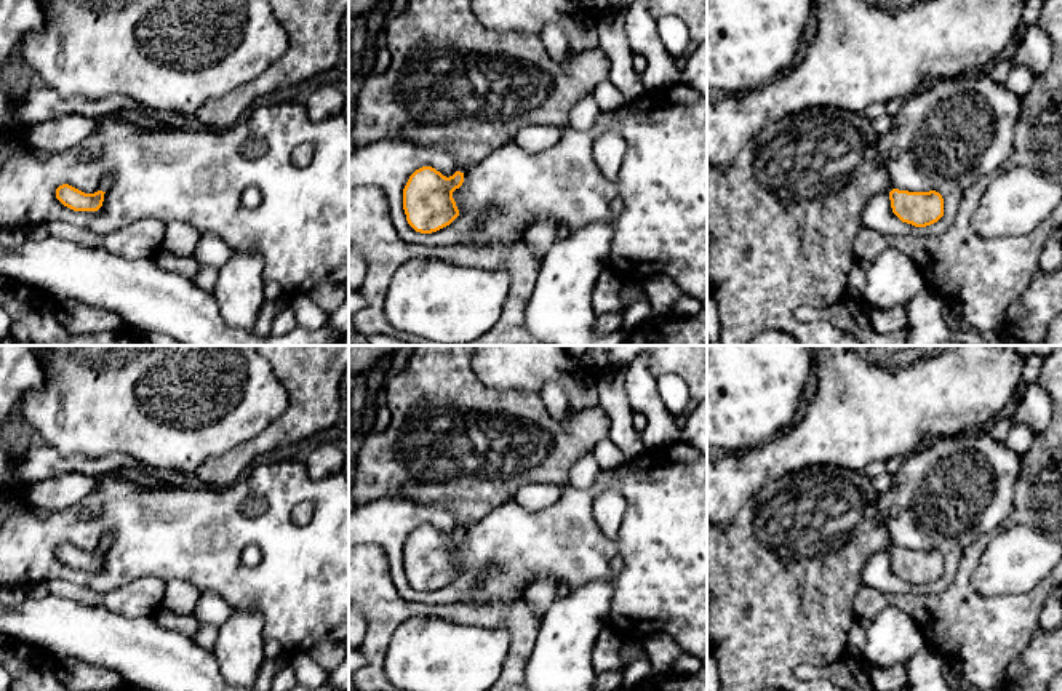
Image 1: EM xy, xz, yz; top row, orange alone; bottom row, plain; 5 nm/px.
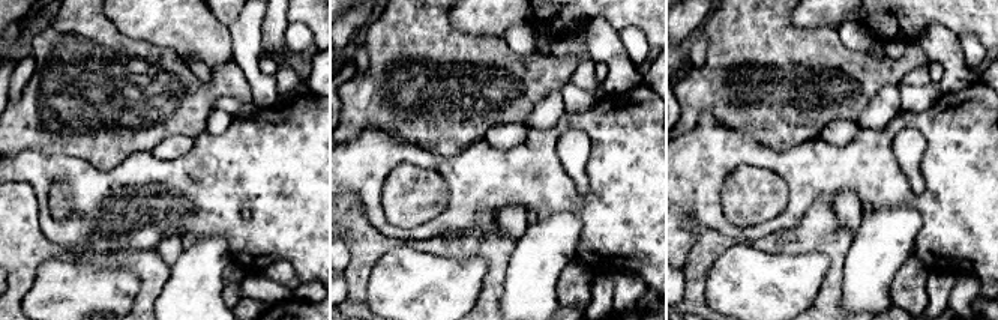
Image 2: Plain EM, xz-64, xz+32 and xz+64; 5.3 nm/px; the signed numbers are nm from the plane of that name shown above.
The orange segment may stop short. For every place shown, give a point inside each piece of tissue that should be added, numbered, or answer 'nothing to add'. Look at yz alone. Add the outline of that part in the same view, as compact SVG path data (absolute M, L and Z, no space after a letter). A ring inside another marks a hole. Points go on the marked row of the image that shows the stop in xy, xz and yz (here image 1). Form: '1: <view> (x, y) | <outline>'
1: yz (782, 216) | M835 106L809 107L766 125L739 152L729 166L721 168L707 165L707 230L712 237L710 245L707 246L707 291L715 299L720 315L720 346L749 346L750 341L765 330L777 330L793 334L801 346L860 346L852 334L825 320L798 323L793 314L801 306L830 307L846 291L848 275L856 262L852 243L864 227L860 222L862 211L876 194L892 190L889 174L876 152L878 138L873 123L864 114Z

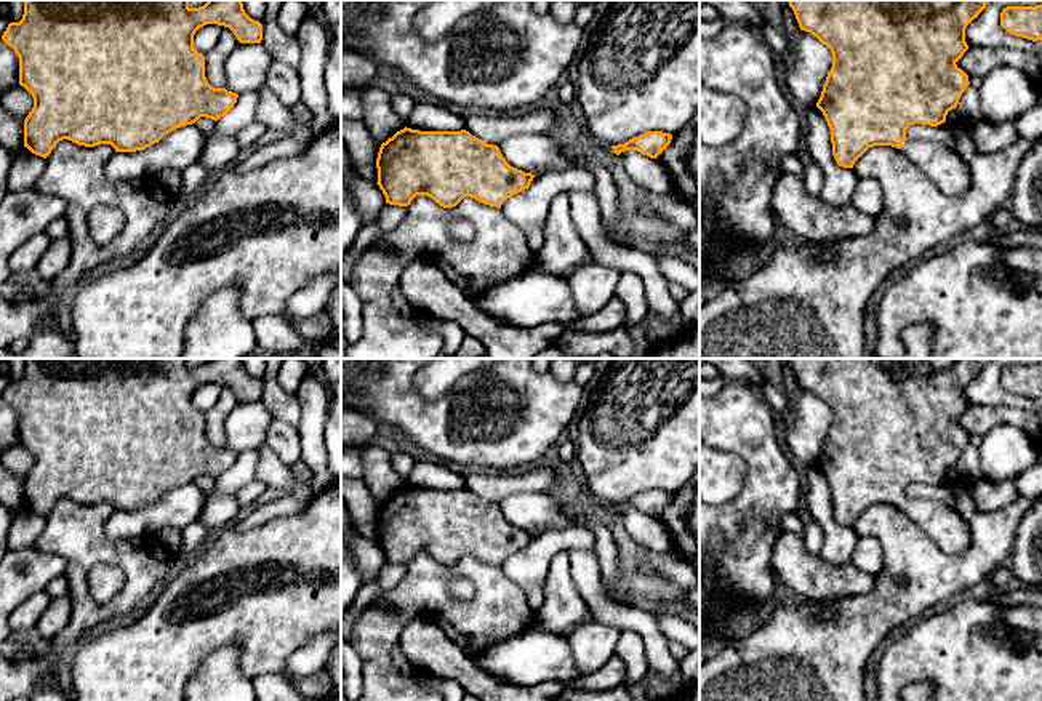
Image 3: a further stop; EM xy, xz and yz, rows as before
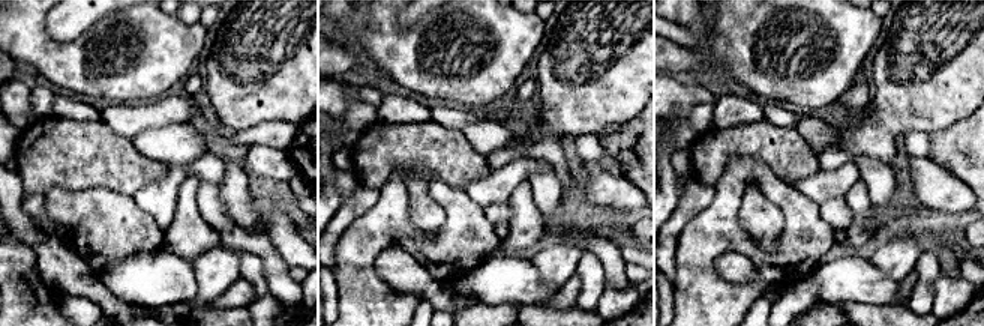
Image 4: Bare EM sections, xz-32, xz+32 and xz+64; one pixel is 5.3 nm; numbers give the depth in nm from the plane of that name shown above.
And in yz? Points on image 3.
1: yz (946, 168) | M938 141L901 142L901 150L933 181L948 197L959 197L968 192L972 173L964 158Z

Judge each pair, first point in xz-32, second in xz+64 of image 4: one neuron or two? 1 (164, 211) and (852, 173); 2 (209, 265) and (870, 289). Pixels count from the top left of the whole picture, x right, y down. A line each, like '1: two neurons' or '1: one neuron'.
1: one neuron
2: two neurons

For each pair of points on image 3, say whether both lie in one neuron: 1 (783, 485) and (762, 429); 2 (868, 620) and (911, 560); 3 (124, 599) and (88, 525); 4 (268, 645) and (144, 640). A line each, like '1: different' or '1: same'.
1: same
2: same
3: same
4: same

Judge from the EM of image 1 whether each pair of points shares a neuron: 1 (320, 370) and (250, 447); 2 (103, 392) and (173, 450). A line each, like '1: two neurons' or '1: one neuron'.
1: one neuron
2: one neuron

